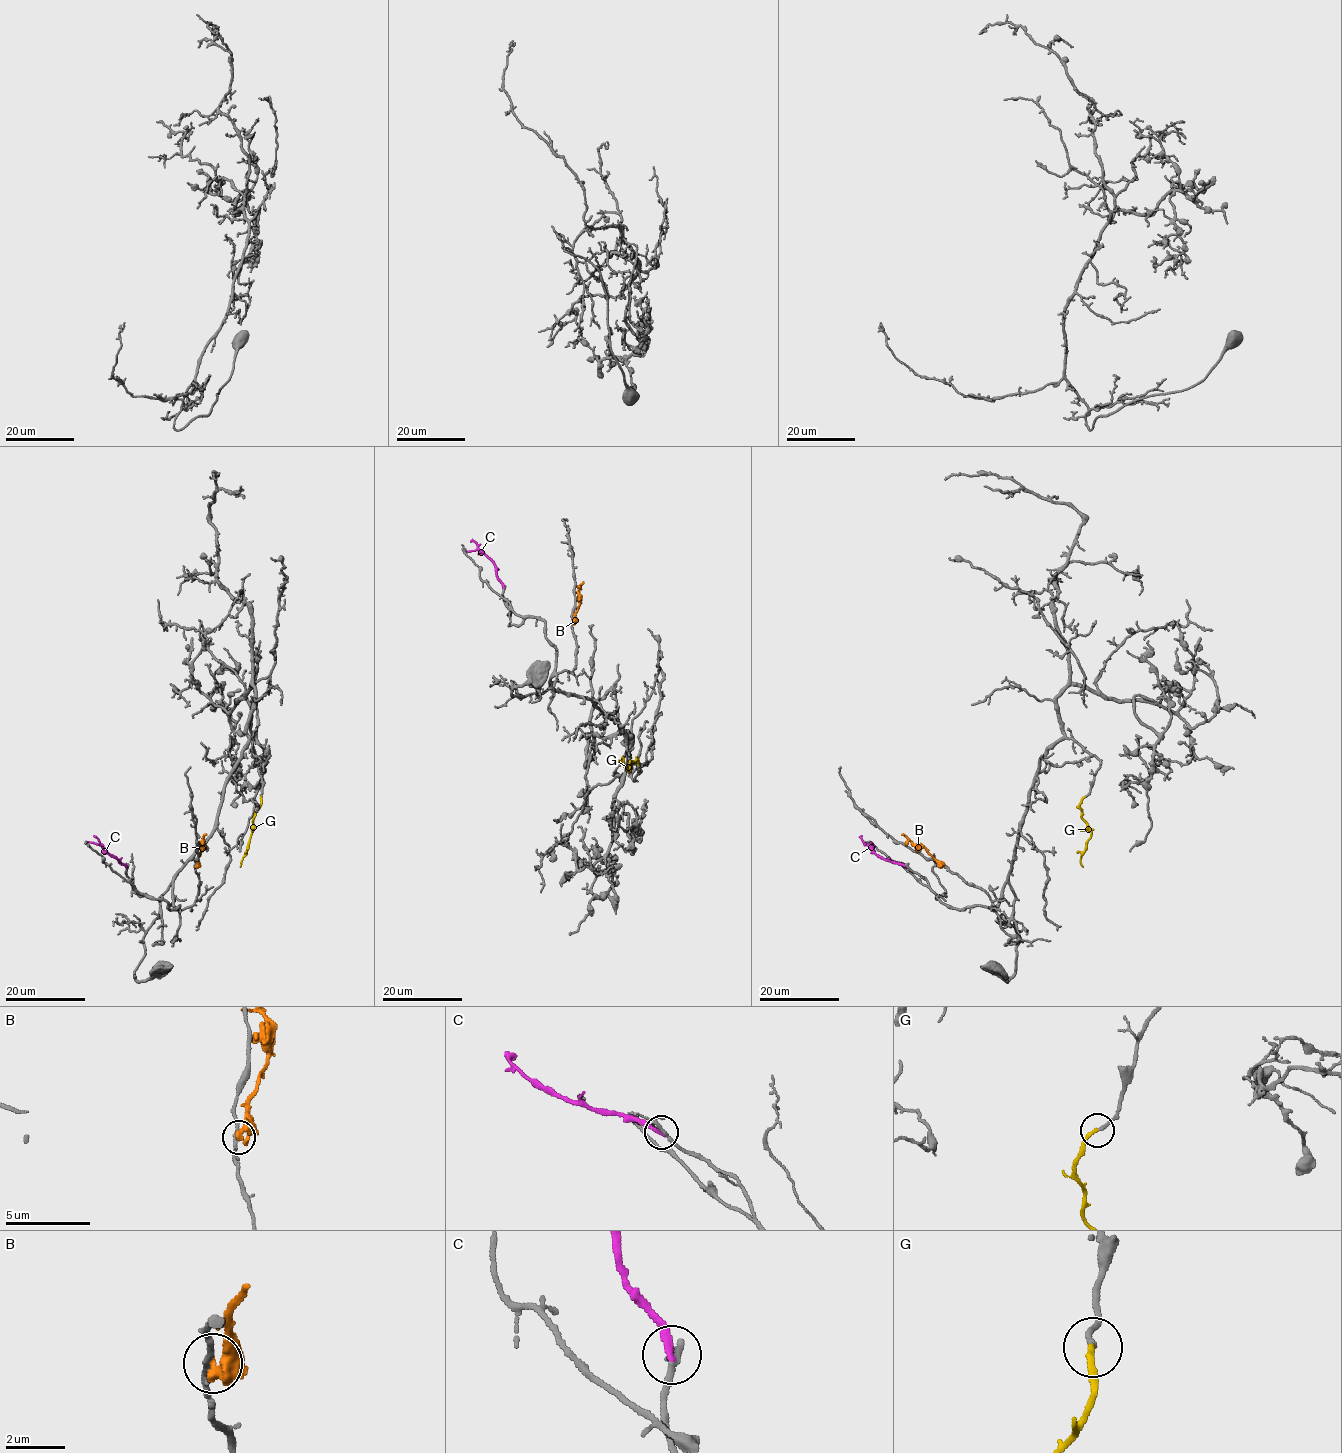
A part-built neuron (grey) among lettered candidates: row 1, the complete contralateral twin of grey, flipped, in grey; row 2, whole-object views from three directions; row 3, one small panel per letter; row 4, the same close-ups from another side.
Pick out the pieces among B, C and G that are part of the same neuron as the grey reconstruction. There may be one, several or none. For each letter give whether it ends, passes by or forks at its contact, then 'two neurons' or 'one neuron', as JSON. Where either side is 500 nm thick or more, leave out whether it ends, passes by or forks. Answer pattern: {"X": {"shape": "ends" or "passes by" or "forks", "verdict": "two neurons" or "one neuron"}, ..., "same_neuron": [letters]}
{"B": {"shape": "ends", "verdict": "two neurons"}, "C": {"shape": "ends", "verdict": "two neurons"}, "G": {"shape": "ends", "verdict": "one neuron"}, "same_neuron": ["G"]}

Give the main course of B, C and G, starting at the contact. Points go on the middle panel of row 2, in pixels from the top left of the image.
B: (573, 622), (579, 603), (578, 589), (583, 581)
C: (504, 587), (495, 565), (471, 541)
G: (638, 764), (636, 759), (630, 763), (629, 771), (620, 760), (617, 762)

